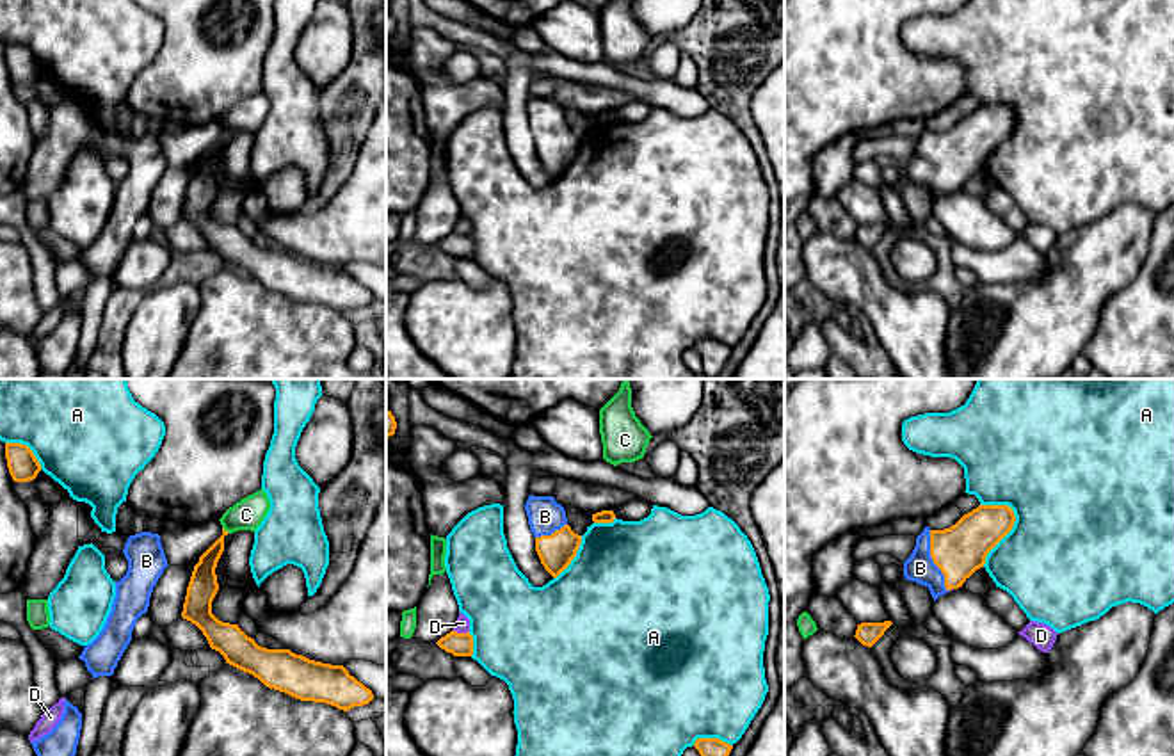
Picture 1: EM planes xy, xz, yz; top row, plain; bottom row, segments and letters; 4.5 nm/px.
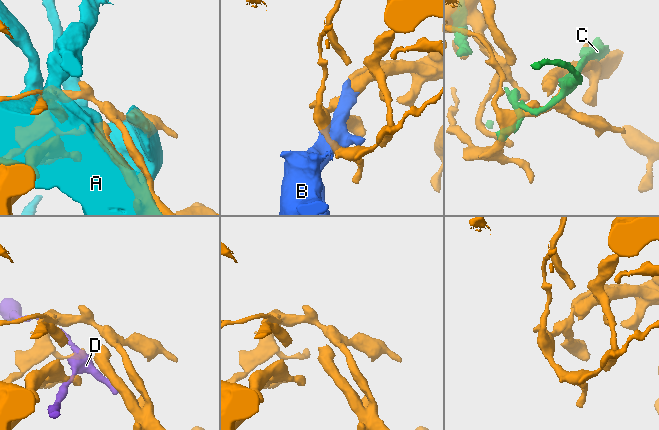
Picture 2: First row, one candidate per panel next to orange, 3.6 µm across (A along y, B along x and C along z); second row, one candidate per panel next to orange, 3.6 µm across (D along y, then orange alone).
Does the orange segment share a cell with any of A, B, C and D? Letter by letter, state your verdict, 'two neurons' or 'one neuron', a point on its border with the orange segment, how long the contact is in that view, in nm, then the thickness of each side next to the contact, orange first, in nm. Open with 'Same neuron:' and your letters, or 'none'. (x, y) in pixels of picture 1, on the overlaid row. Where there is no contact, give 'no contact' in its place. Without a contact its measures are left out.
Same neuron: B
A: two neurons; contact yz (1005, 534); length 300 nm; calibres 220 and 480 nm
B: one neuron; contact yz (932, 559); length 300 nm; calibres 220 and 140 nm
C: two neurons; contact xy (225, 530); length 50 nm; calibres 120 and 140 nm
D: two neurons; contact xz (461, 634); length 80 nm; calibres 110 and 60 nm

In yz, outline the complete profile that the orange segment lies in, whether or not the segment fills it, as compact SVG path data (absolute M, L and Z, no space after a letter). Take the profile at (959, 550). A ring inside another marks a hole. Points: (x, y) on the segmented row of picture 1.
M978 505L950 528L925 527L904 562L905 580L925 585L934 601L962 587L977 569L984 567L987 553L1012 530L1014 521L1009 505Z

